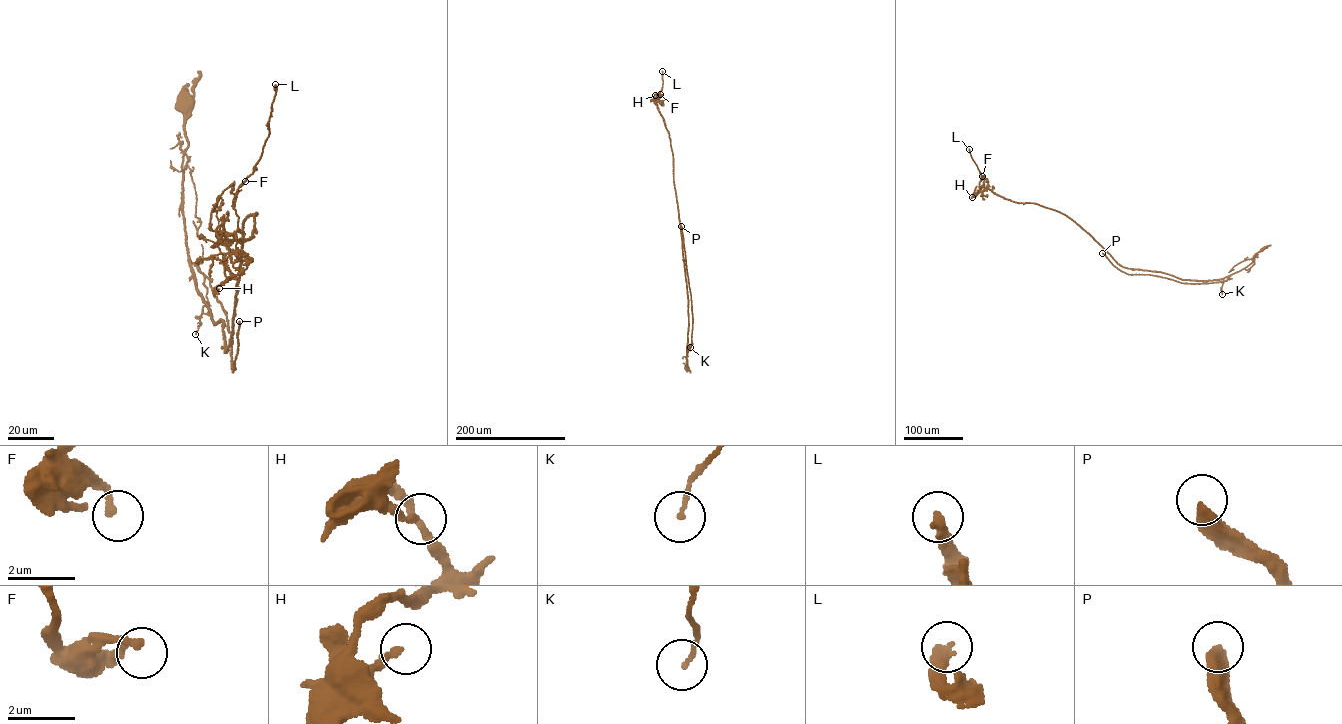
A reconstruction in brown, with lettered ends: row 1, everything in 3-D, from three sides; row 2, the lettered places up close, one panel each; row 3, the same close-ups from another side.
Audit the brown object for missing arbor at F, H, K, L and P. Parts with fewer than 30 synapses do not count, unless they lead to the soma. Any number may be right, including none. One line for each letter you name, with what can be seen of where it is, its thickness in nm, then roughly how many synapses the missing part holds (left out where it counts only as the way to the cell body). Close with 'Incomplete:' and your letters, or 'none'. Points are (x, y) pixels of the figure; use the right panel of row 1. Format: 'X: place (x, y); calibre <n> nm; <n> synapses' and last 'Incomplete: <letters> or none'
P: place (1102, 253); calibre 380 nm; 50 synapses
Incomplete: P

